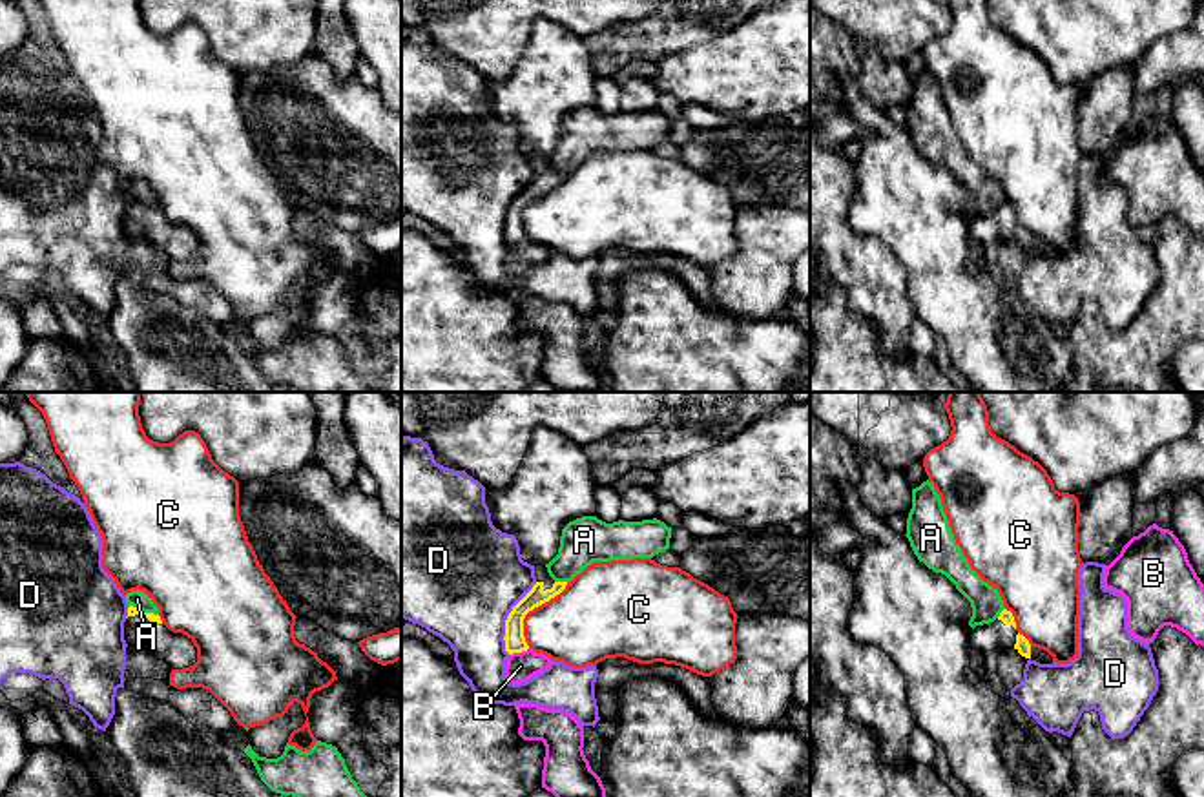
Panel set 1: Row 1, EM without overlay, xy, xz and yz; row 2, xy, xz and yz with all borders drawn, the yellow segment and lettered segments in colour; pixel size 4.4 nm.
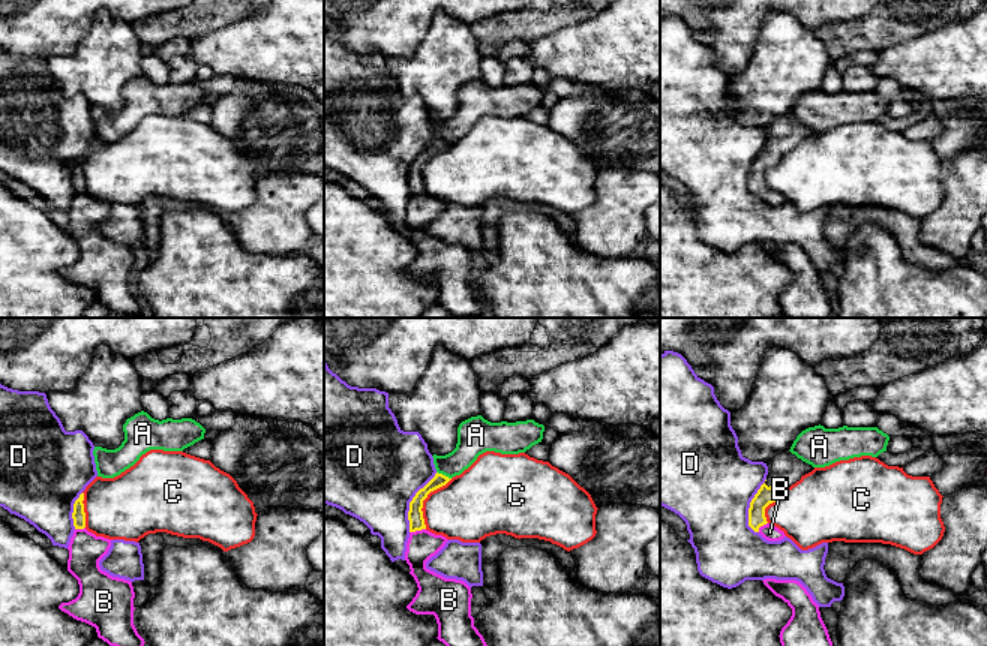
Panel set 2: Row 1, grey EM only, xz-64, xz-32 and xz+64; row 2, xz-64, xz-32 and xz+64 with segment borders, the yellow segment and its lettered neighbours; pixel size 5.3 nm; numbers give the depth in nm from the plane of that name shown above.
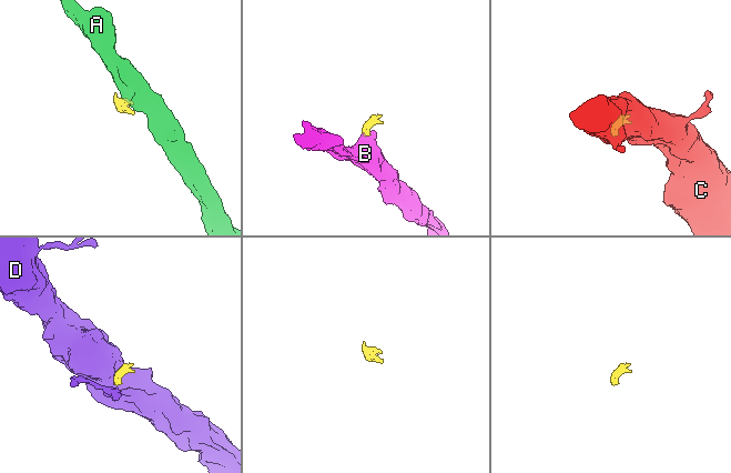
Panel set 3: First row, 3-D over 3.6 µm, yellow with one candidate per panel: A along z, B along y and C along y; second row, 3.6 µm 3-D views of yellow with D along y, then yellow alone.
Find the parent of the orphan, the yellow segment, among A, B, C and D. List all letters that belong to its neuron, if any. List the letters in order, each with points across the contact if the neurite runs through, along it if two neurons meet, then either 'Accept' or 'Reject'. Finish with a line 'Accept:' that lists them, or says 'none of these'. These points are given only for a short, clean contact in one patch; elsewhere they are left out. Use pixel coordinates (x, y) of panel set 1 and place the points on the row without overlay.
A: Boundary: xy (130, 196), (157, 207). Reject
B: Path across: xz (515, 234), (518, 243), (520, 258). Accept
C: Boundary: xz (568, 174), (559, 185), (526, 207), (524, 232), (528, 239). Reject
D: Boundary: xz (537, 174), (506, 212), (504, 241), (508, 245). Reject
Accept: B

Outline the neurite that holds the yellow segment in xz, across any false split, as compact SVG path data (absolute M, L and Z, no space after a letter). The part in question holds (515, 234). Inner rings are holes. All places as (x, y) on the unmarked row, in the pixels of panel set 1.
M545 157L535 159L536 175L533 181L513 199L505 212L505 243L509 244L505 257L505 270L513 275L529 272L542 264L553 254L542 244L535 244L524 228L524 210L535 199L549 193L560 186L567 173L555 173Z

